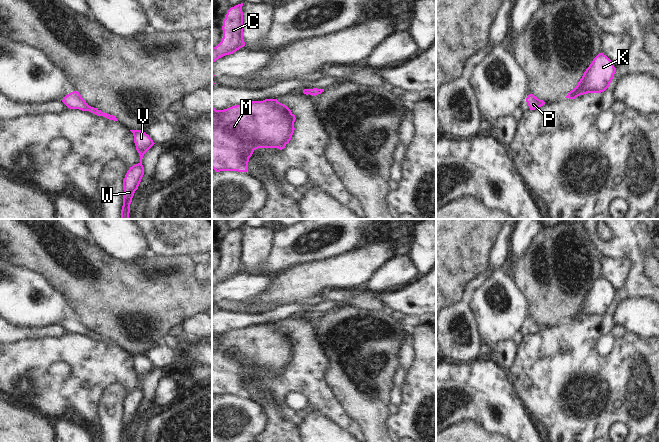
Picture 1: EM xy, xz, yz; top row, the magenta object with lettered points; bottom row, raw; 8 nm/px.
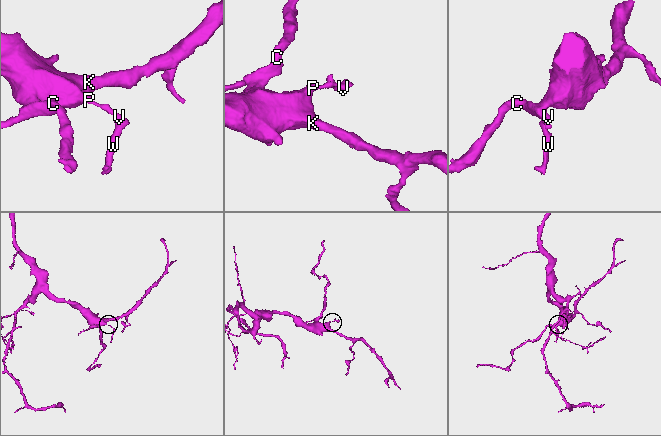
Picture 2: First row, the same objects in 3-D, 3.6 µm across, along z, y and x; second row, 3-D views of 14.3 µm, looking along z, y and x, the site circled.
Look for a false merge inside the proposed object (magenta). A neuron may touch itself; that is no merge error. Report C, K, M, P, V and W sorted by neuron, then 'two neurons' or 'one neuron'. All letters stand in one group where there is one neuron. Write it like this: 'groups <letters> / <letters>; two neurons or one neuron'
groups C K M P V W; one neuron

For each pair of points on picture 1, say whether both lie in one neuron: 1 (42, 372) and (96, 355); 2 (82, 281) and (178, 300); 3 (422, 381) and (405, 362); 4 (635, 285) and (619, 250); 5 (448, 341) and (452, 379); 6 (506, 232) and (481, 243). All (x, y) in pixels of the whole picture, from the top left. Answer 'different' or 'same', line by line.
1: same
2: same
3: different
4: same
5: different
6: different

